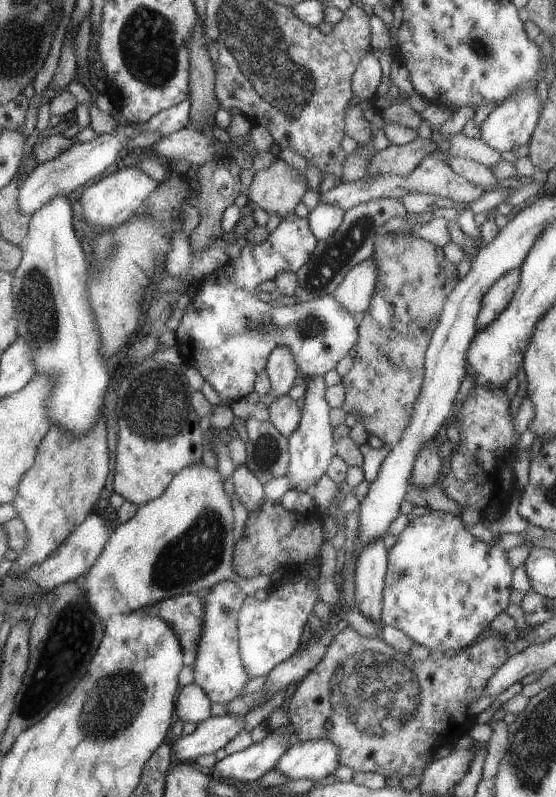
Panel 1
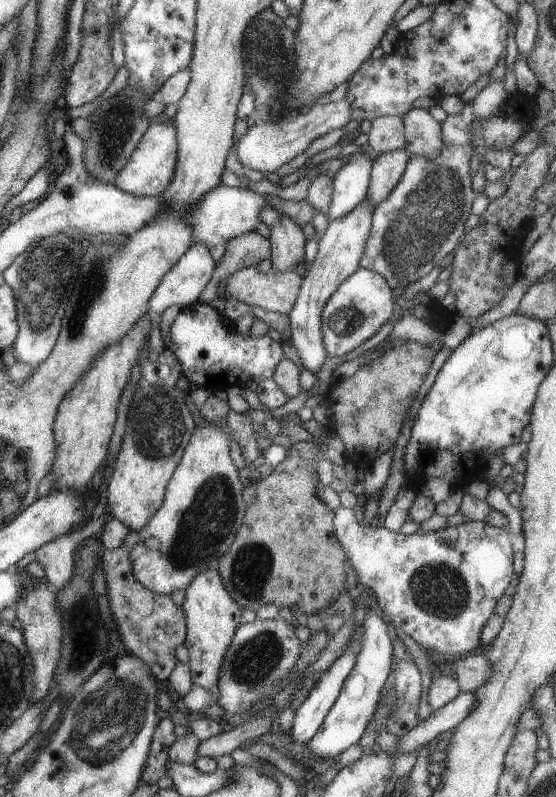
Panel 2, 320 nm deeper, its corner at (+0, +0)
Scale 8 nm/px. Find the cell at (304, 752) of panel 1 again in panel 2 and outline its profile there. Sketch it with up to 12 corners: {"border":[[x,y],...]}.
{"border":[[364,607],[360,648],[308,740],[333,757],[356,744],[391,668],[392,632]]}

